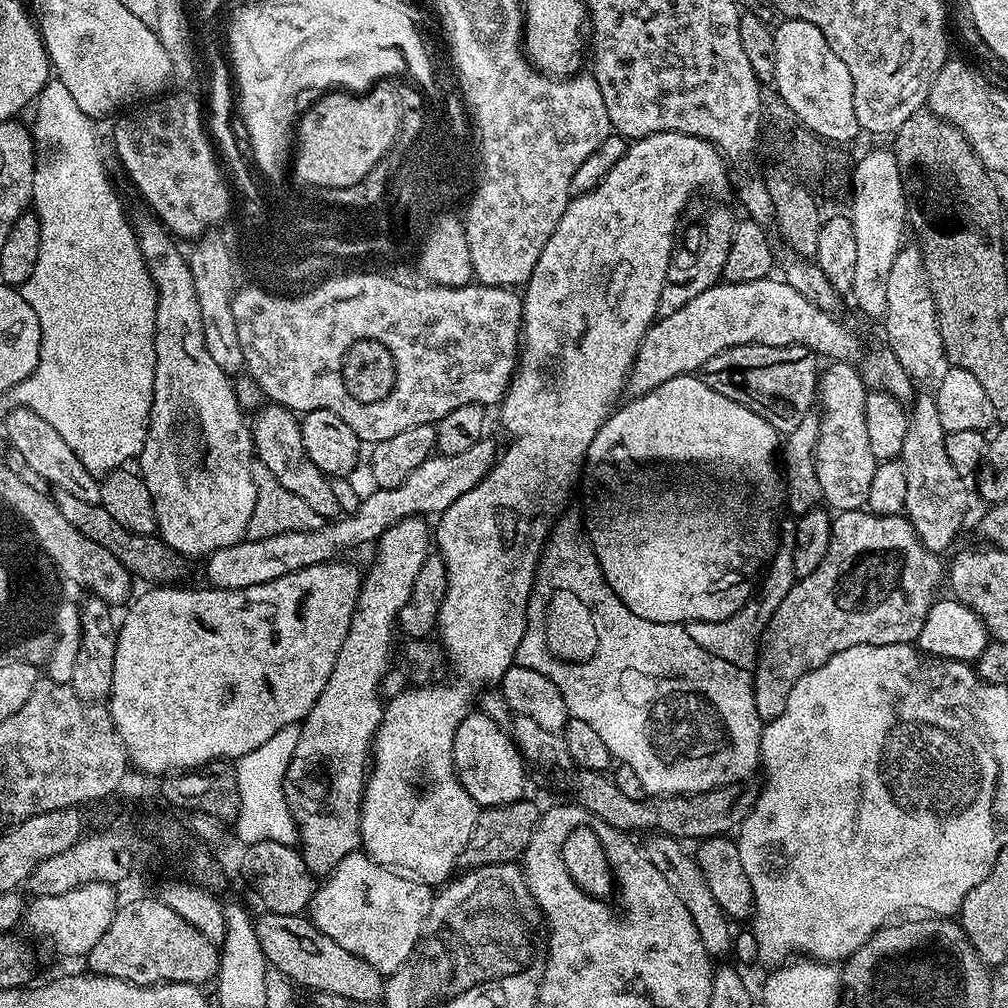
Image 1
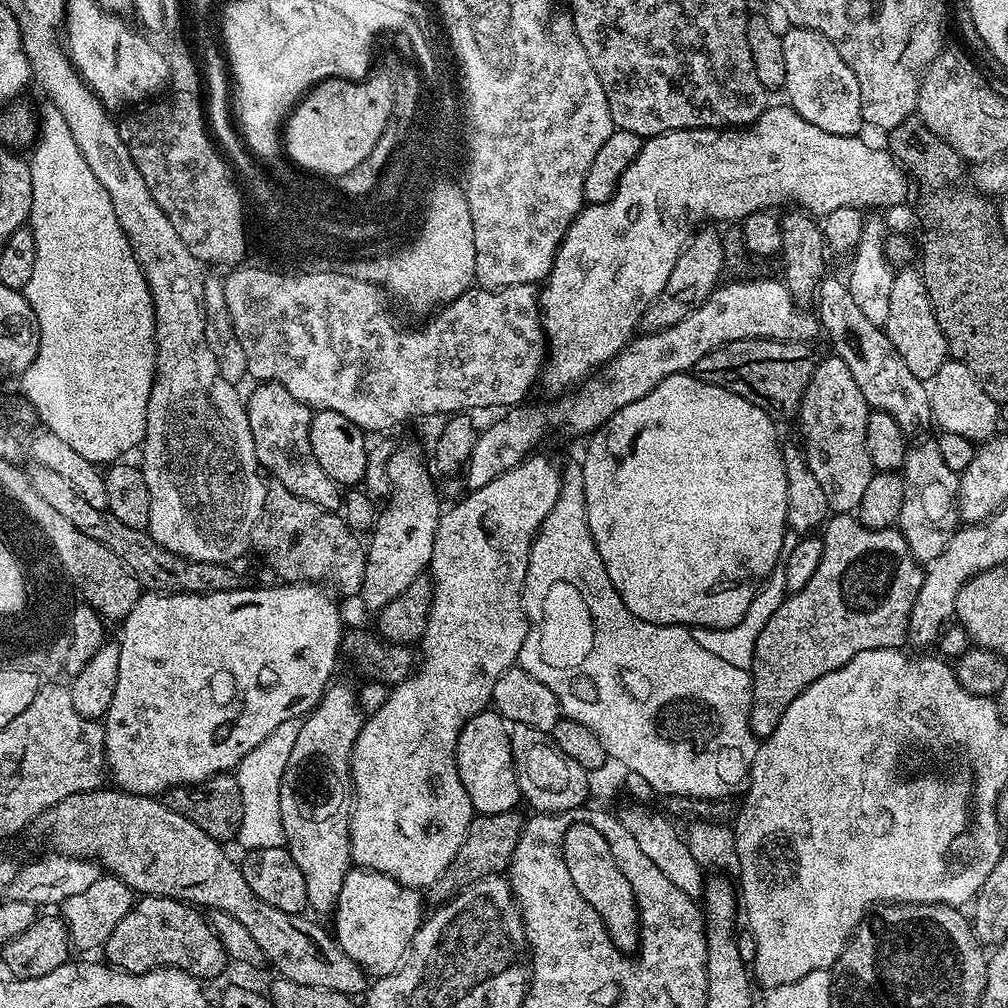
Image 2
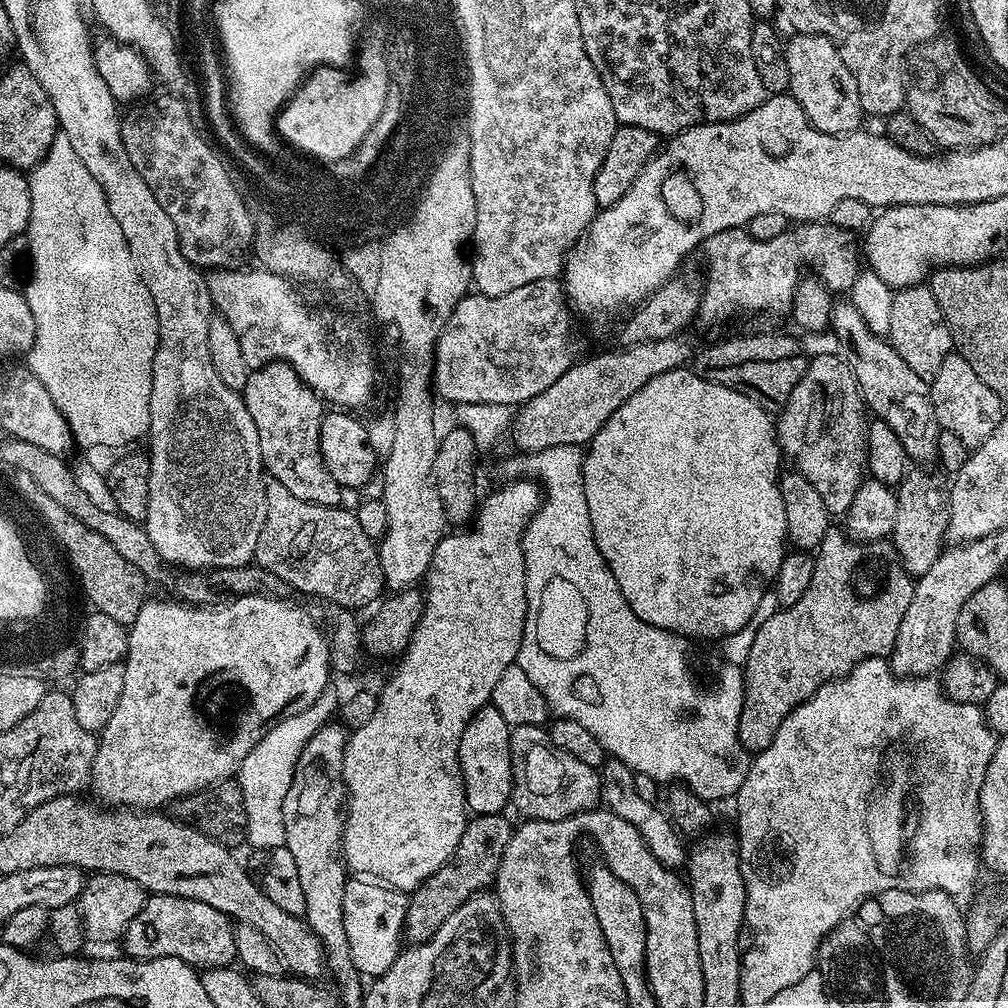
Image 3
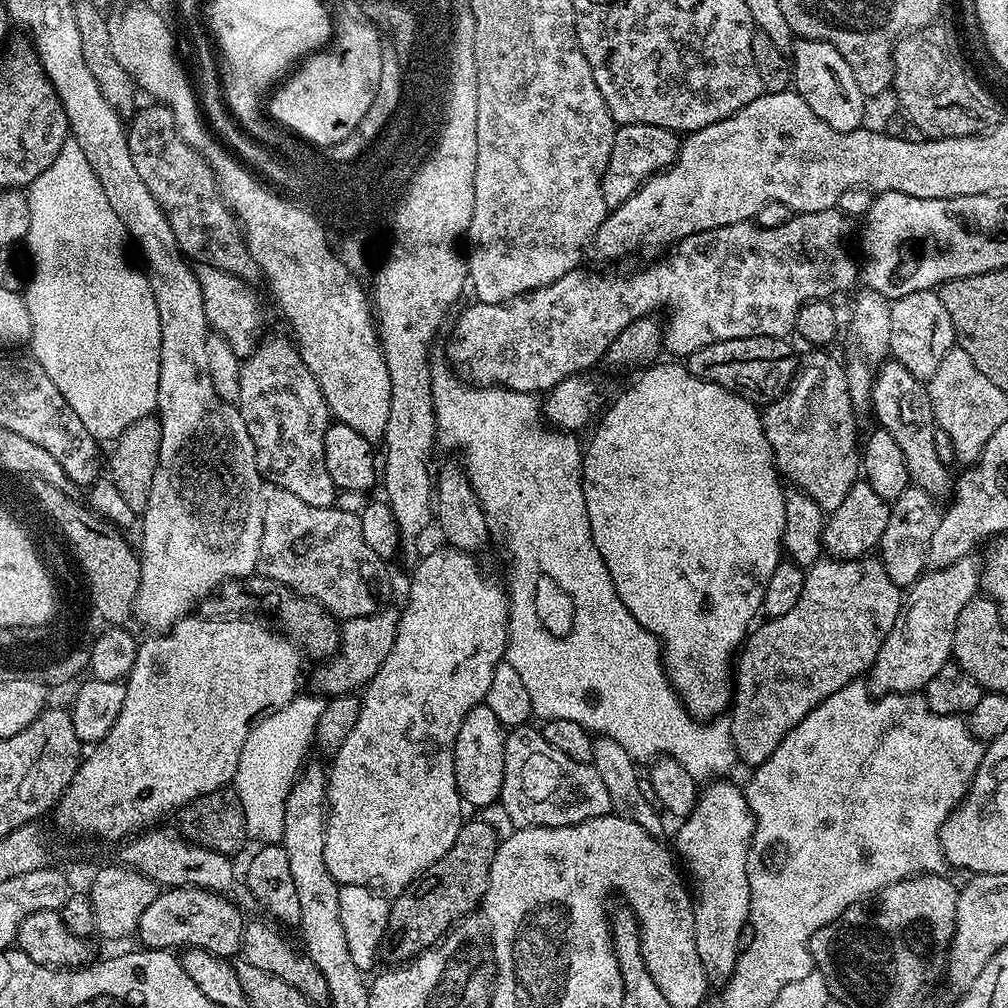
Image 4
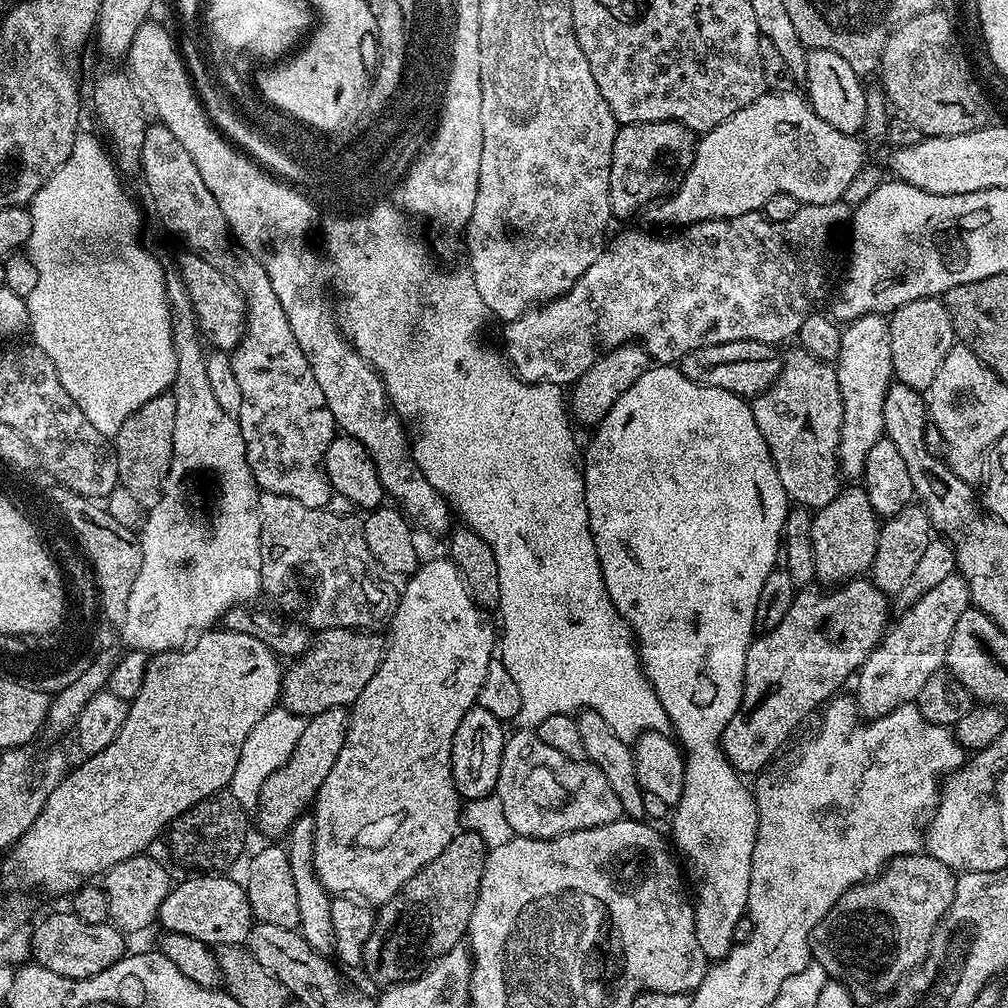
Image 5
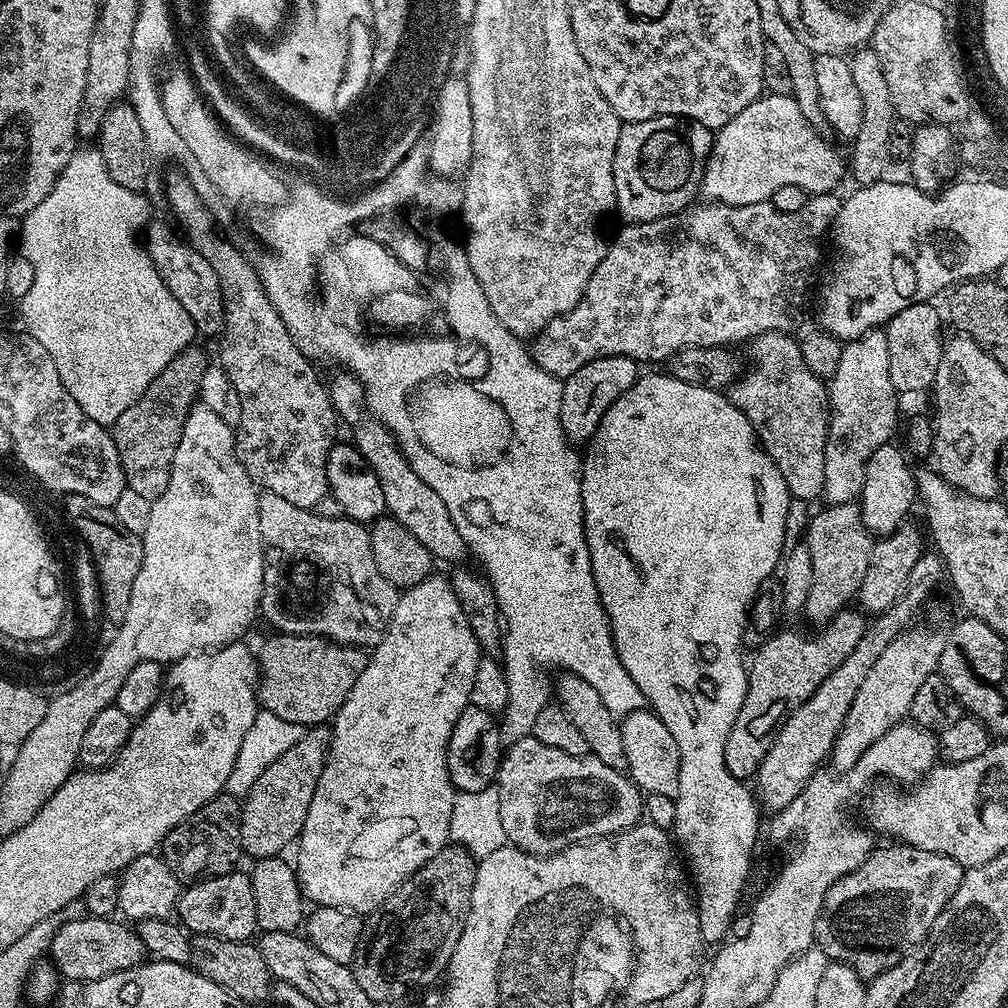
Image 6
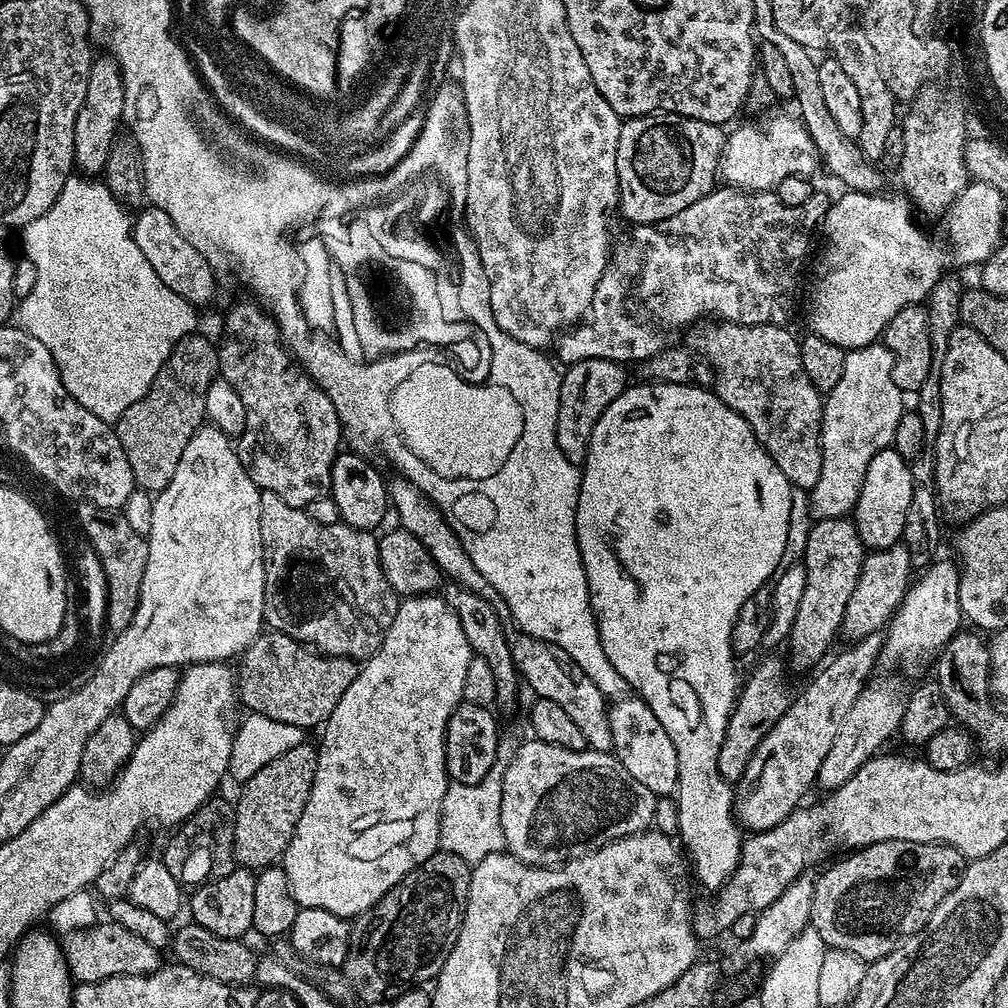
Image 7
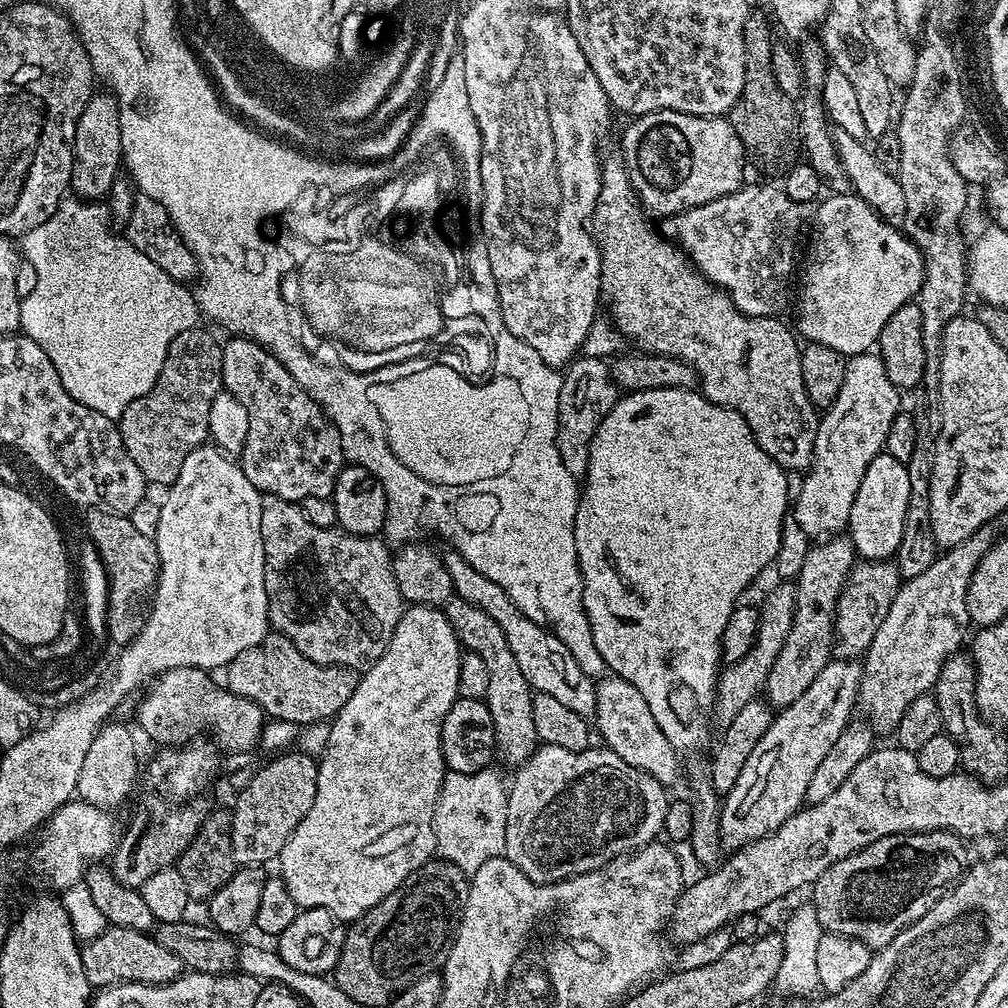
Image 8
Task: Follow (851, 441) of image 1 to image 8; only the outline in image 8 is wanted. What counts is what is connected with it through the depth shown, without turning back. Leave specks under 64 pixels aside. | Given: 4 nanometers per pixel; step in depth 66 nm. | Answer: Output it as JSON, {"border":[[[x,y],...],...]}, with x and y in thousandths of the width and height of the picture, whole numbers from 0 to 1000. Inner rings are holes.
{"border":[[[600,158],[597,163],[597,182],[595,185],[595,199],[591,201],[591,207],[587,213],[585,222],[589,227],[591,243],[595,245],[595,288],[598,297],[603,302],[602,313],[608,321],[611,322],[613,328],[619,333],[620,338],[627,337],[632,346],[641,349],[656,349],[658,353],[668,353],[677,359],[681,359],[687,366],[690,368],[693,388],[704,399],[708,399],[712,403],[720,403],[724,407],[728,407],[732,411],[736,411],[736,415],[744,423],[744,427],[750,433],[752,442],[756,442],[756,446],[760,446],[760,450],[764,450],[764,454],[768,454],[773,458],[775,464],[779,466],[787,466],[786,464],[801,465],[806,459],[806,447],[808,446],[808,435],[812,431],[812,423],[813,422],[813,413],[804,399],[804,395],[800,391],[800,383],[796,379],[796,359],[794,358],[795,342],[790,341],[791,334],[788,332],[787,326],[777,321],[777,316],[769,313],[742,313],[736,308],[732,308],[732,304],[728,304],[728,300],[722,295],[721,290],[716,286],[711,286],[705,282],[700,275],[694,271],[689,262],[683,257],[682,250],[678,246],[672,244],[668,239],[660,236],[653,229],[652,223],[647,223],[644,211],[640,209],[634,198],[631,196],[631,190],[627,187],[627,182],[623,176],[623,170],[619,167],[618,158],[611,159]]]}

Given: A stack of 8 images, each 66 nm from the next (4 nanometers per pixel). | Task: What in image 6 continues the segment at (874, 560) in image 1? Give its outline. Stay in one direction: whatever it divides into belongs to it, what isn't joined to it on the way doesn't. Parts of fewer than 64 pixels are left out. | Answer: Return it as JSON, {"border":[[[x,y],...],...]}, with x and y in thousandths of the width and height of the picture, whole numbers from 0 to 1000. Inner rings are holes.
{"border":[[[845,606],[833,607],[811,626],[813,627],[811,631],[802,627],[771,626],[745,648],[746,655],[744,651],[741,660],[740,692],[736,704],[732,704],[732,712],[728,712],[728,720],[724,720],[724,732],[720,732],[718,745],[720,764],[724,764],[728,772],[742,776],[749,771],[778,713],[792,704],[792,700],[796,700],[796,696],[800,696],[800,692],[804,692],[804,688],[808,688],[835,657],[839,657],[847,641],[851,641],[859,622],[859,611],[856,606]]]}

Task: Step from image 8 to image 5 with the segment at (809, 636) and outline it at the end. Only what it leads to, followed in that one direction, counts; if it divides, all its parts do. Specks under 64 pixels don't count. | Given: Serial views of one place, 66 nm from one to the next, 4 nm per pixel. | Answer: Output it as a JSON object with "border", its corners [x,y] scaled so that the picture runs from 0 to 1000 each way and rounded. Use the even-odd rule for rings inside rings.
{"border":[[[853,482],[834,483],[823,502],[809,505],[804,538],[808,538],[810,575],[817,581],[832,581],[856,572],[864,564],[867,550],[871,546],[874,519],[867,502],[863,502],[860,487]]]}

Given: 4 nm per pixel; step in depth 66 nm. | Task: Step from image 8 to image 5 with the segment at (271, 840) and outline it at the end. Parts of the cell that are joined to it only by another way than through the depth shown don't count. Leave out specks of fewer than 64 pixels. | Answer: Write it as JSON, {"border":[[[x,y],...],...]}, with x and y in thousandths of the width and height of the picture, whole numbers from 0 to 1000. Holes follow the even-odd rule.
{"border":[[[328,701],[319,708],[307,711],[303,715],[301,726],[288,752],[280,760],[268,768],[257,785],[257,796],[254,801],[252,815],[266,833],[283,830],[292,814],[305,805],[314,784],[318,782],[323,769],[327,766],[335,748],[341,739],[345,724],[345,706],[342,701]]]}

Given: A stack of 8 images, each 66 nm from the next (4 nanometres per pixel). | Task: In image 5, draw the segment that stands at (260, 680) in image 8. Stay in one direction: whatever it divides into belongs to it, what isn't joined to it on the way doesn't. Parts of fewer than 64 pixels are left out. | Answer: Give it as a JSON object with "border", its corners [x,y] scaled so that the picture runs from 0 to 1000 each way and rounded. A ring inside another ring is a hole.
{"border":[[[323,623],[303,647],[281,664],[277,697],[292,708],[307,712],[328,701],[348,700],[363,685],[363,677],[371,673],[381,655],[382,632],[369,625]]]}

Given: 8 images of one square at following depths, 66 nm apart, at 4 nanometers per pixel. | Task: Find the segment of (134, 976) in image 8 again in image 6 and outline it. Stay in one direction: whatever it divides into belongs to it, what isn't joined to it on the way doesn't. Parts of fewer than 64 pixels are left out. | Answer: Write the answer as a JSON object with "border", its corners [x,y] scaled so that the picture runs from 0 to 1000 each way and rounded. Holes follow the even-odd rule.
{"border":[[[89,908],[63,917],[54,927],[50,941],[50,952],[57,965],[67,974],[86,974],[97,970],[105,970],[105,966],[113,966],[117,962],[129,962],[133,958],[144,955],[145,945],[137,927],[126,916],[123,917],[118,917],[115,911]]]}

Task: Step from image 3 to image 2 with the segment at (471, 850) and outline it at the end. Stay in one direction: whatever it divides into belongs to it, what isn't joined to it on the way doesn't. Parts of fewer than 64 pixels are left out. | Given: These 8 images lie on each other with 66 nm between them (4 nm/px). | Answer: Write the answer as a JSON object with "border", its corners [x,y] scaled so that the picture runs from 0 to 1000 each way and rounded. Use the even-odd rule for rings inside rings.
{"border":[[[509,804],[485,810],[473,809],[469,813],[454,847],[448,853],[448,858],[438,867],[427,882],[427,888],[433,892],[433,895],[443,895],[456,882],[464,880],[479,869],[490,869],[503,862],[504,856],[508,854],[510,839],[514,839],[516,825],[520,822],[520,813],[514,807],[515,805]]]}

